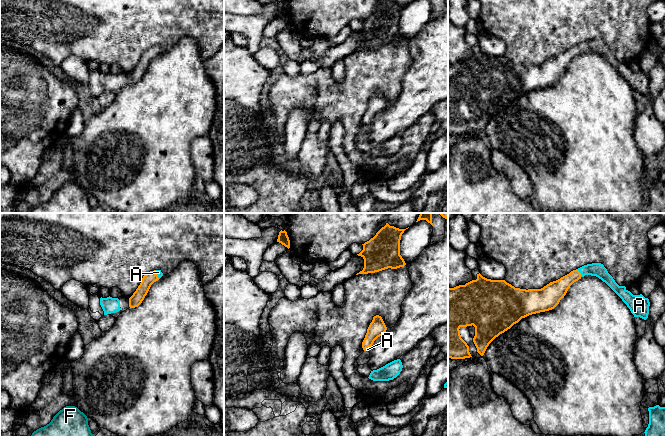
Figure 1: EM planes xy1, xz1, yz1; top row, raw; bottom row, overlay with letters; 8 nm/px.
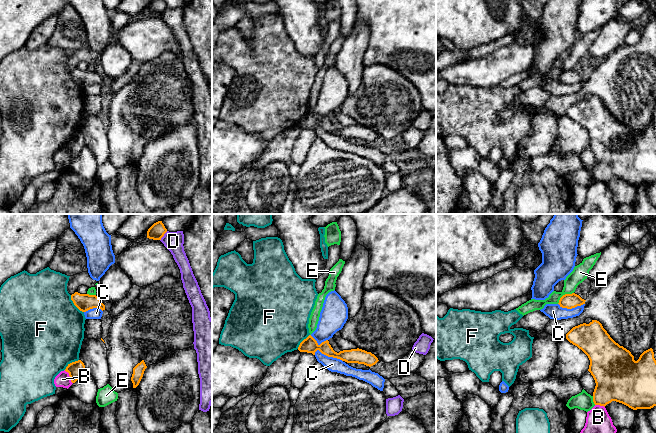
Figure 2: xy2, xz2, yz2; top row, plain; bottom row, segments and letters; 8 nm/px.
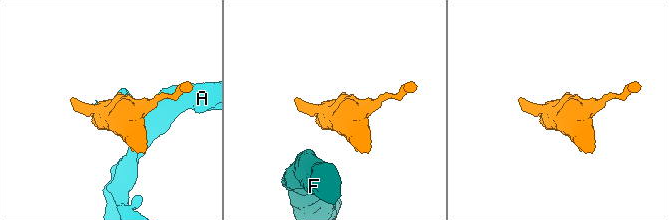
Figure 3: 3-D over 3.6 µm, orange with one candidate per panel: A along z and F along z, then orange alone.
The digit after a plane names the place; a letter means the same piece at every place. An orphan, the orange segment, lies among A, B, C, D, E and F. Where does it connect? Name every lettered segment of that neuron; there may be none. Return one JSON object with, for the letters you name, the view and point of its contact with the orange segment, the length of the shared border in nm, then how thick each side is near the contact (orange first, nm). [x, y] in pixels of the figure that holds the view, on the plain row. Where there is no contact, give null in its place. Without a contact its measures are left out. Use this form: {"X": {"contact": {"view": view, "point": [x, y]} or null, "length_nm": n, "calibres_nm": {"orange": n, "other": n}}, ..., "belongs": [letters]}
{"A": {"contact": {"view": "yz1", "point": [580, 49]}, "length_nm": 80, "calibres_nm": {"orange": 160, "other": 110}}, "belongs": ["A"]}

